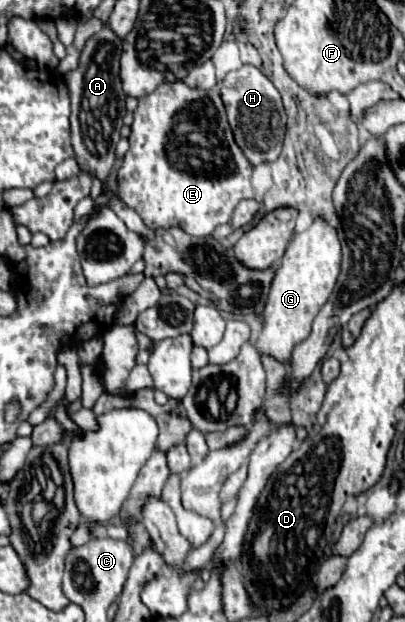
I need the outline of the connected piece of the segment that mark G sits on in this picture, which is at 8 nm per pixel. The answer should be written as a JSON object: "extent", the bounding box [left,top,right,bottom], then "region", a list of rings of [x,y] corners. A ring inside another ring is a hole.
{"extent":[254,218,342,364],"region":[[[316,218],[306,232],[296,234],[292,238],[282,258],[282,264],[272,280],[268,302],[262,314],[264,326],[254,344],[262,356],[272,356],[284,364],[292,360],[292,348],[310,336],[312,322],[318,310],[326,304],[328,296],[334,290],[334,284],[340,274],[340,260],[342,254],[338,234],[322,218]]]}

